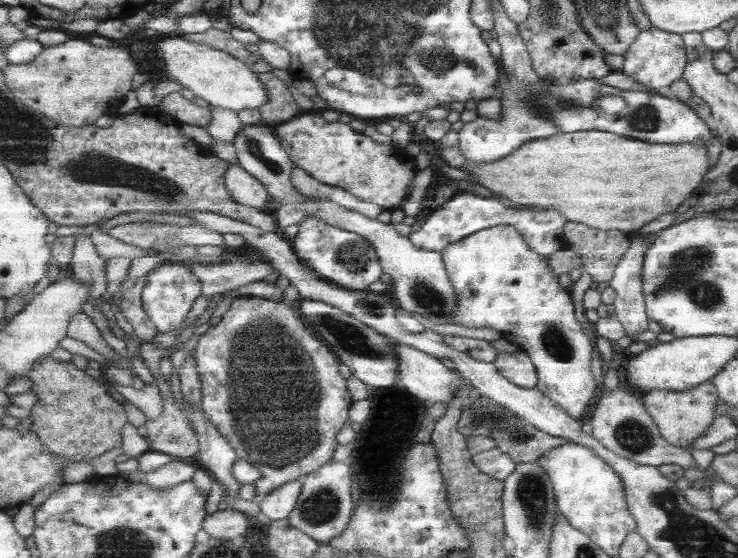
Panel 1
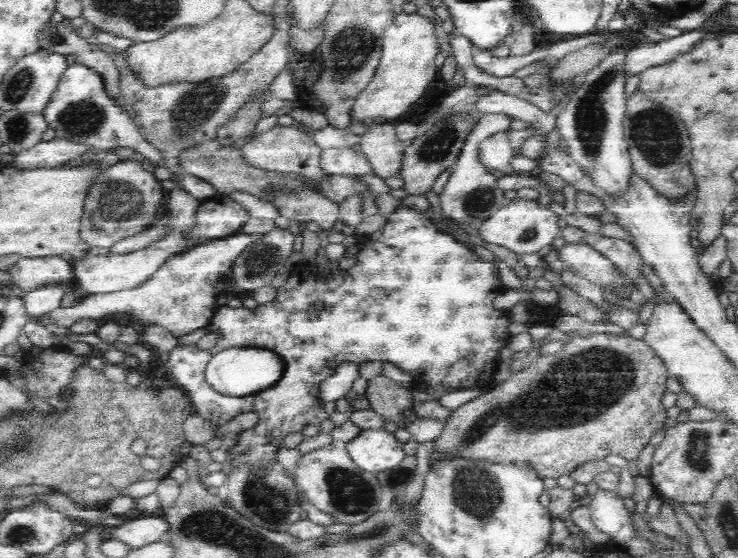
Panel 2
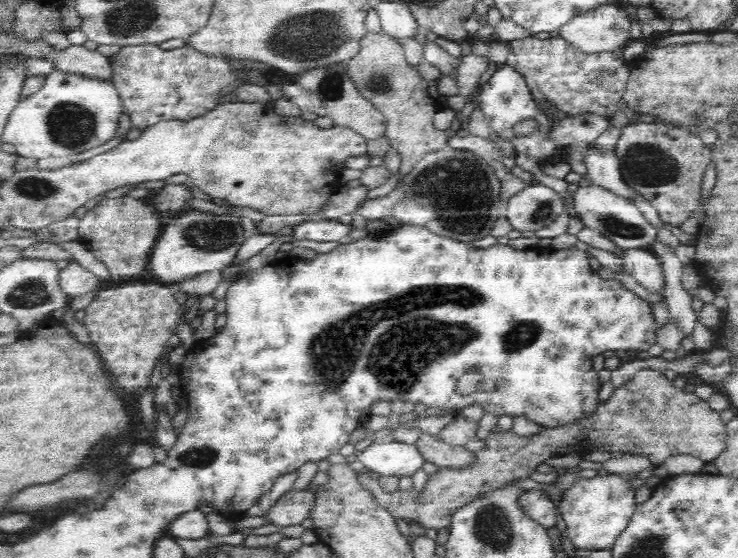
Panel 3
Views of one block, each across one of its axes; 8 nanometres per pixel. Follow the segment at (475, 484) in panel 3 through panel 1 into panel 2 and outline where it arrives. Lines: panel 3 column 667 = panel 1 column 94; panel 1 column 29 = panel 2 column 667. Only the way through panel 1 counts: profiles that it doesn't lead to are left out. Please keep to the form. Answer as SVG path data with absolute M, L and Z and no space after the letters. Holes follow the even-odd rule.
M590 333L586 337L570 337L557 354L538 356L530 368L516 371L496 388L486 386L485 394L452 411L442 434L435 440L435 448L484 462L527 462L542 479L569 475L580 464L602 460L610 454L635 460L653 433L668 428L665 425L668 409L661 402L668 378L655 352L643 340L629 334Z

